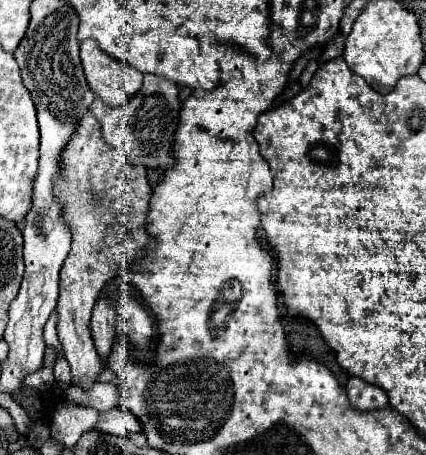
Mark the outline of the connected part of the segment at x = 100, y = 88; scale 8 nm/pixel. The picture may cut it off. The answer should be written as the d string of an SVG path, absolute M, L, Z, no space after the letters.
M85 40L81 44L81 62L89 88L111 108L125 104L143 84L143 74L137 72L137 68L113 60L113 56L105 54L95 40Z

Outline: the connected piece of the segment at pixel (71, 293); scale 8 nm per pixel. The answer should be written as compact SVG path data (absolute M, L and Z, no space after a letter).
M85 112L73 138L63 148L61 176L53 184L53 194L61 204L63 220L71 230L71 252L61 268L61 292L57 304L57 332L71 366L75 384L91 386L103 364L95 352L89 332L93 304L107 284L119 274L121 264L133 262L151 242L145 232L145 216L149 208L151 186L147 186L145 168L125 164L115 148L109 148L101 136L101 126L93 112Z

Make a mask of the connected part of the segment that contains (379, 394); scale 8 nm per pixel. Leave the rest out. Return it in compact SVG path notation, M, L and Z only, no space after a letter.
M349 378L347 382L347 396L351 400L353 406L357 406L359 410L373 410L373 408L385 408L387 402L387 394L377 388L367 384L361 378Z

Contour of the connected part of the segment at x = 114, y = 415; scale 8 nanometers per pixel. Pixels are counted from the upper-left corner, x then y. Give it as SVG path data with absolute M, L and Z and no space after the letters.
M111 408L111 410L99 414L99 420L93 426L93 430L101 432L101 434L127 436L127 434L133 434L133 432L141 432L141 426L139 426L139 420L135 416L127 414L121 408Z

